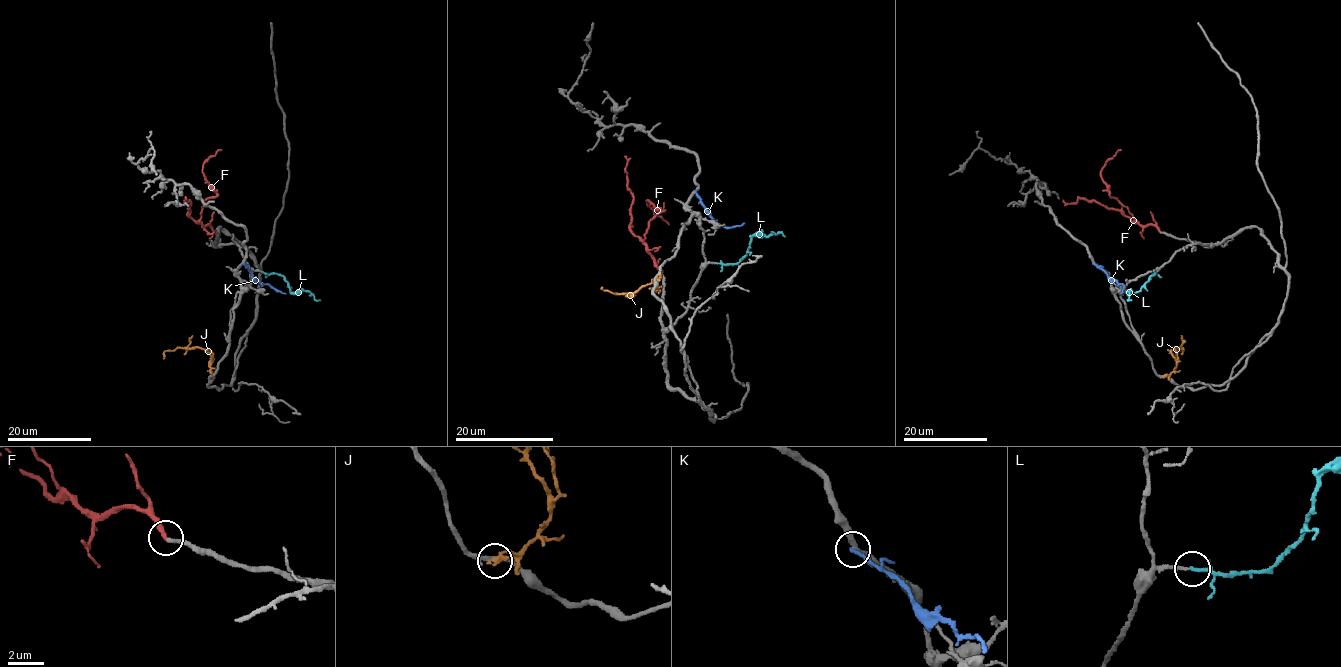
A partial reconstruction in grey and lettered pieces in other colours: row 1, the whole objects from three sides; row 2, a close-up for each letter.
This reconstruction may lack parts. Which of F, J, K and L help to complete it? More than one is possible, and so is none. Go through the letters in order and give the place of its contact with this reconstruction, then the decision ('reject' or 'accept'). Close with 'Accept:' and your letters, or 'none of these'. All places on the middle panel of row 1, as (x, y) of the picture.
F: (661, 270) | accept
J: (660, 274) | reject
K: (694, 191) | reject
L: (716, 263) | accept
Accept: F, L

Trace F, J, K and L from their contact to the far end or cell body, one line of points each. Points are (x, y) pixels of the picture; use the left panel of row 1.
F: (214, 232), (200, 220), (204, 201), (216, 195), (204, 175), (203, 164), (221, 149)
J: (213, 376), (210, 371), (212, 356), (204, 349), (166, 350), (164, 358)
K: (242, 263), (262, 284), (285, 293)
L: (261, 271), (279, 274), (291, 291), (307, 290), (317, 301), (320, 300)

